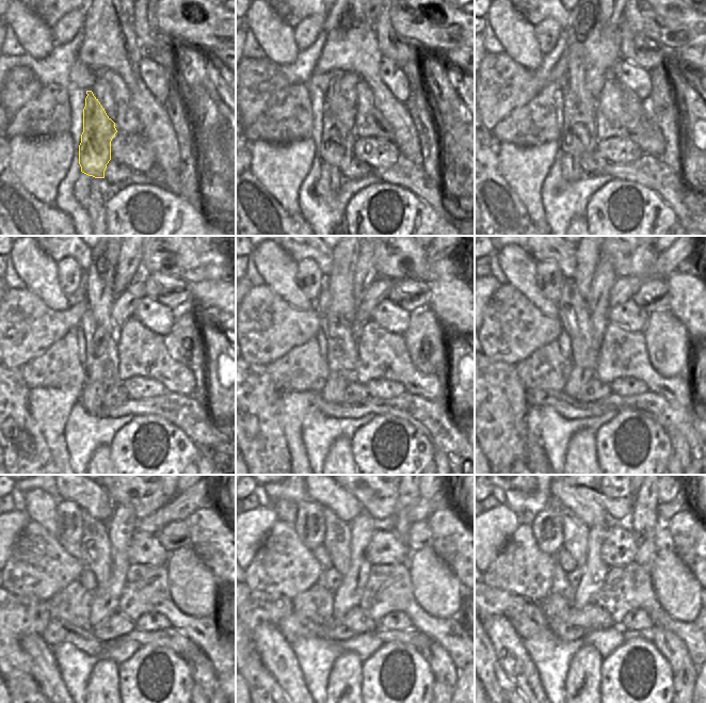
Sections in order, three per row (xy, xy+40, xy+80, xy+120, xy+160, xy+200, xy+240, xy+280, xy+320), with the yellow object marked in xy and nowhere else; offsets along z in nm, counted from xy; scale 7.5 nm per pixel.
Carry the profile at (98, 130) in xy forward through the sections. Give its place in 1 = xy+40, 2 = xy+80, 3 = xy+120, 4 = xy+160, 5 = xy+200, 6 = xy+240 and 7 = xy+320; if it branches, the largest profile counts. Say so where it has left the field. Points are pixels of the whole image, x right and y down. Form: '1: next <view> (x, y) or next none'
1: next xy+40 (338, 131)
2: next xy+80 (577, 138)
3: next xy+120 (101, 362)
4: next xy+160 (335, 305)
5: next xy+200 (574, 318)
6: next xy+240 (96, 554)
7: next xy+320 (573, 545)

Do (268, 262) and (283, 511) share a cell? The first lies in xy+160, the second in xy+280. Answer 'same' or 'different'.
same

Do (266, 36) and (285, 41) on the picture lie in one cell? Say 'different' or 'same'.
same

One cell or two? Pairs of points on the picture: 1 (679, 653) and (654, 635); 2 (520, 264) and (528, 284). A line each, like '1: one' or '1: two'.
1: one
2: one

